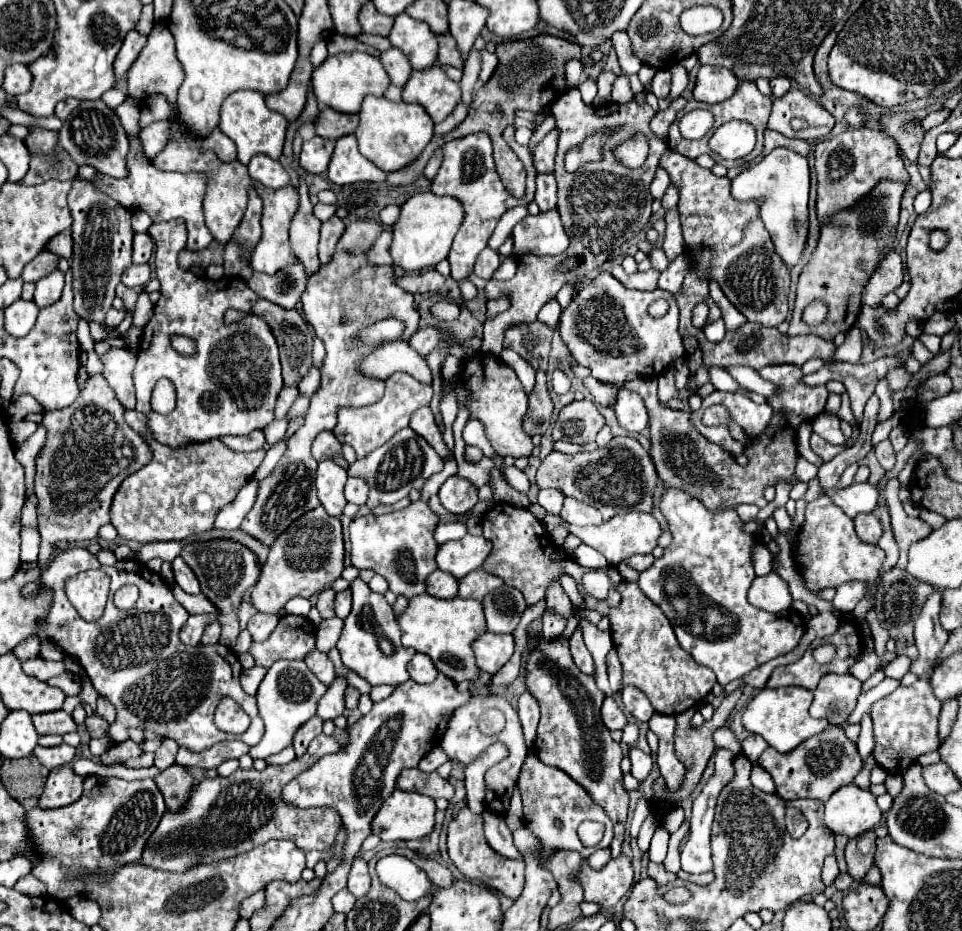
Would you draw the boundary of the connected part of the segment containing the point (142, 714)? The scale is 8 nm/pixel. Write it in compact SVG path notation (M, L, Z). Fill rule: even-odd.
M68 547L60 553L54 555L54 559L48 563L46 569L42 569L40 577L28 585L22 587L22 597L34 597L34 583L44 583L50 591L52 591L52 603L50 603L50 611L46 615L46 619L40 623L42 627L42 633L56 645L60 645L68 655L76 657L76 661L84 667L86 675L90 677L94 689L104 695L114 707L116 707L116 713L118 713L118 719L116 723L108 729L108 735L116 741L115 746L109 748L105 753L100 756L100 761L104 765L123 764L129 758L139 757L142 753L141 746L134 743L131 739L128 739L128 727L138 727L138 729L144 729L144 731L152 731L156 735L162 735L162 737L168 737L168 739L174 739L180 747L186 747L188 751L194 751L194 753L200 753L216 743L222 743L222 741L232 741L232 739L240 739L244 741L246 745L256 745L260 743L262 739L262 733L264 733L264 725L262 725L262 719L258 717L258 709L256 709L256 699L250 697L248 693L244 693L244 689L240 687L240 673L242 673L242 665L238 661L238 655L232 651L232 649L226 649L222 647L220 643L218 645L196 645L196 647L188 647L184 645L180 639L178 639L178 631L180 627L186 623L188 619L188 611L174 599L172 591L168 585L164 585L162 577L156 575L154 571L150 571L146 565L138 563L138 561L118 561L116 565L112 567L106 567L106 573L112 577L112 593L110 593L110 599L106 603L106 609L104 609L104 617L100 621L94 621L94 623L88 623L84 621L76 609L70 605L70 601L66 599L64 595L64 581L66 577L70 575L76 575L84 569L102 569L102 565L98 563L96 555L92 555L86 547ZM122 585L136 585L140 589L140 599L138 603L128 609L128 611L120 611L118 607L114 607L112 603L112 595L118 591L118 587ZM224 697L230 697L234 699L252 719L250 723L250 729L242 735L230 735L230 733L224 733L220 731L216 725L214 725L214 711L218 707L218 703L224 699Z

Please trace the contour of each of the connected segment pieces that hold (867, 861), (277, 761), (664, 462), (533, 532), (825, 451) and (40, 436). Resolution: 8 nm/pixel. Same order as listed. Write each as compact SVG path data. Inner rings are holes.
M866 831L862 837L849 841L845 848L845 860L848 873L854 881L862 881L868 869L874 864L876 851L876 835L874 831Z
M290 747L290 749L286 749L286 751L282 751L282 753L276 753L276 755L272 755L270 759L266 759L266 763L268 765L284 765L284 763L288 763L290 759L294 759L296 755L294 755L294 749Z
M768 365L762 367L760 377L766 381L772 381L778 385L778 393L768 399L772 407L772 419L768 427L756 437L750 439L743 429L734 423L722 405L714 405L703 413L702 421L706 426L715 426L725 423L732 437L746 444L744 455L748 457L748 463L740 467L730 453L724 449L718 449L718 445L710 445L696 429L690 425L690 417L684 411L674 411L658 401L658 385L656 377L636 377L634 381L626 381L626 389L636 391L648 409L650 415L650 435L652 435L652 461L656 465L656 471L664 485L682 487L692 497L698 497L708 509L728 509L736 507L740 503L754 503L758 507L766 507L764 489L768 485L776 485L776 481L784 481L790 485L796 485L798 479L794 477L796 461L798 461L798 449L796 449L796 433L802 423L812 421L818 417L818 413L826 407L828 389L822 385L808 387L804 383L804 373L796 365Z
M496 503L484 517L482 517L482 529L484 537L494 543L492 553L484 561L484 571L498 575L508 587L516 587L522 591L528 605L536 605L538 601L546 599L546 589L552 581L560 581L560 577L566 573L577 583L578 590L584 597L586 609L594 609L600 615L608 615L610 607L618 607L620 593L612 591L608 601L598 601L584 593L582 587L582 575L588 571L586 567L578 565L574 559L566 557L562 561L554 561L554 545L548 537L546 527L528 511L520 509L508 503Z
M812 433L810 437L810 447L812 447L812 451L814 451L816 455L820 455L824 461L833 459L842 449L846 449L845 444L843 446L830 445L828 441L824 441L824 439L820 438L816 433Z
M40 425L40 429L28 441L16 445L16 449L14 449L16 459L24 465L24 471L26 471L26 493L30 493L34 489L34 475L36 475L34 459L36 459L40 447L44 445L44 439L46 439L46 427Z

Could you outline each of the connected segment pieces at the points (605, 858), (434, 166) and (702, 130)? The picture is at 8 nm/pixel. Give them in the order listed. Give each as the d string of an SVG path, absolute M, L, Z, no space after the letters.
M600 849L600 851L596 851L596 853L590 857L588 865L598 871L598 869L602 869L608 861L610 861L610 851L608 851L608 849Z
M436 149L434 151L434 155L430 157L430 161L428 161L428 165L426 165L426 169L424 169L424 175L428 177L428 179L434 179L436 177L436 173L438 173L438 169L440 169L440 163L442 163L442 149Z
M694 110L687 114L685 114L680 122L693 122L692 125L695 124L695 132L692 133L692 137L702 138L706 133L708 133L708 129L712 127L712 123L714 123L714 119L712 119L712 113L707 110Z

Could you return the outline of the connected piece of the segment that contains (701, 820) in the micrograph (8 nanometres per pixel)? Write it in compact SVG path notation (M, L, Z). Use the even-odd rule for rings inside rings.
M718 749L714 755L716 761L716 769L714 775L706 781L702 793L694 799L694 811L692 811L692 819L690 819L690 837L688 843L682 849L682 869L686 873L706 873L712 871L712 859L710 859L710 827L712 827L712 819L714 819L714 807L716 807L716 799L720 795L720 791L732 781L734 777L734 753L728 749Z

